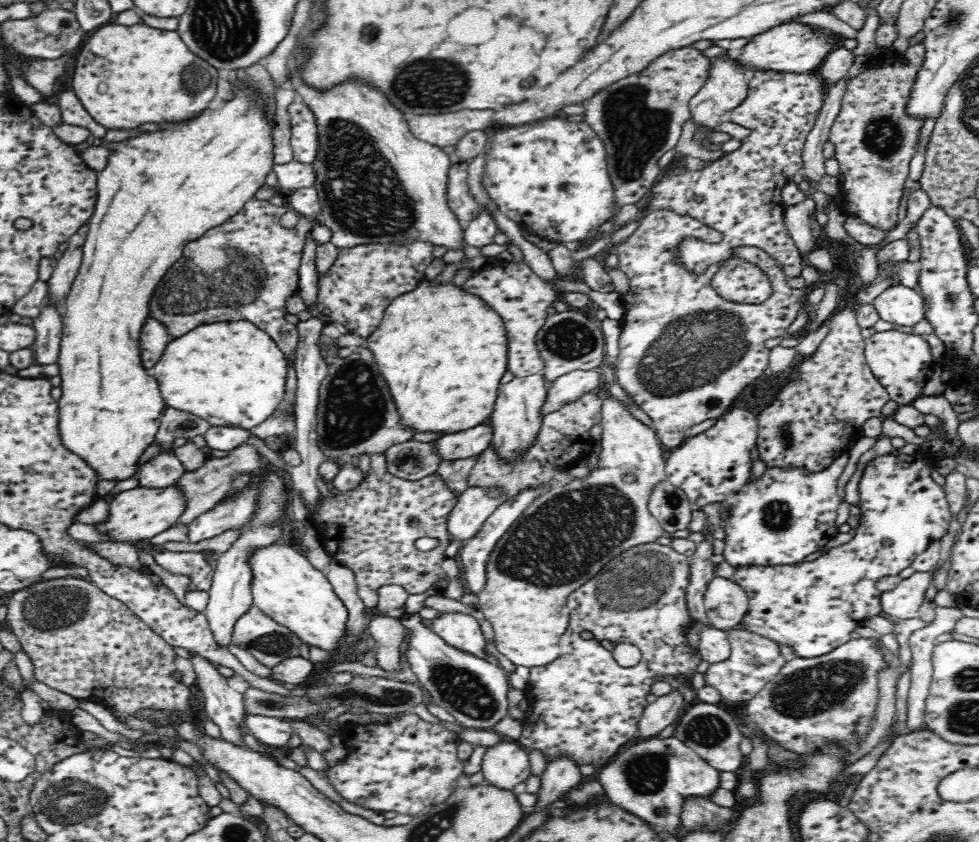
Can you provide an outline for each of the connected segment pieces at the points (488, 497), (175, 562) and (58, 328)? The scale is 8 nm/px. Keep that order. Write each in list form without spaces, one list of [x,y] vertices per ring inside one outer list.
[[[473,486],[465,488],[458,495],[454,508],[449,512],[447,530],[452,541],[457,539],[466,539],[476,535],[480,530],[482,523],[506,500],[506,495],[494,497],[488,488]]]
[[[166,550],[161,556],[154,557],[154,562],[174,574],[190,576],[192,582],[187,589],[208,591],[212,584],[213,571],[202,557],[205,552],[169,553]]]
[[[51,302],[46,304],[42,314],[34,320],[35,341],[32,344],[36,359],[37,378],[49,380],[50,375],[46,375],[44,368],[58,362],[60,358],[60,342],[62,340],[63,324],[60,309],[52,306]]]

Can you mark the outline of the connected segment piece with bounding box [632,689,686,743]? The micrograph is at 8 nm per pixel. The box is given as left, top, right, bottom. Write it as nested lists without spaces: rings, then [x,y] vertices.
[[[676,689],[671,695],[661,696],[653,704],[648,704],[638,723],[637,738],[632,743],[656,738],[666,726],[670,726],[677,719],[685,705]]]

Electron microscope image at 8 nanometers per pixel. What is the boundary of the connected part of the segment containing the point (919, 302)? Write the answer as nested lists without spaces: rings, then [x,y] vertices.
[[[903,284],[890,285],[873,302],[880,318],[900,326],[912,326],[925,318],[923,296]]]

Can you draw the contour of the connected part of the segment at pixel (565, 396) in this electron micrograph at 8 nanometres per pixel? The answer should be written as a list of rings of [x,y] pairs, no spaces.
[[[574,370],[552,381],[547,389],[546,400],[542,404],[542,418],[564,409],[573,402],[593,393],[600,382],[601,370]]]

